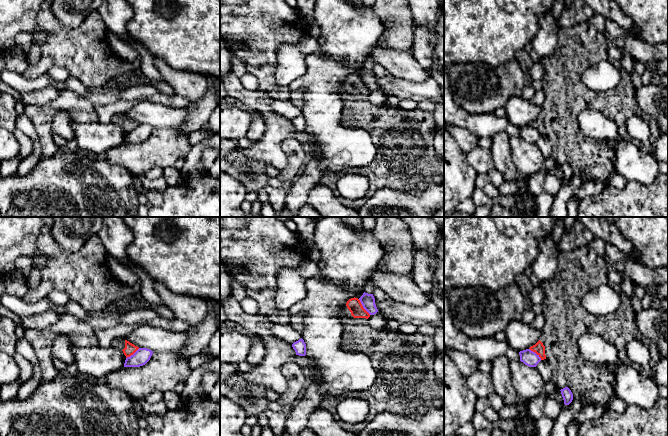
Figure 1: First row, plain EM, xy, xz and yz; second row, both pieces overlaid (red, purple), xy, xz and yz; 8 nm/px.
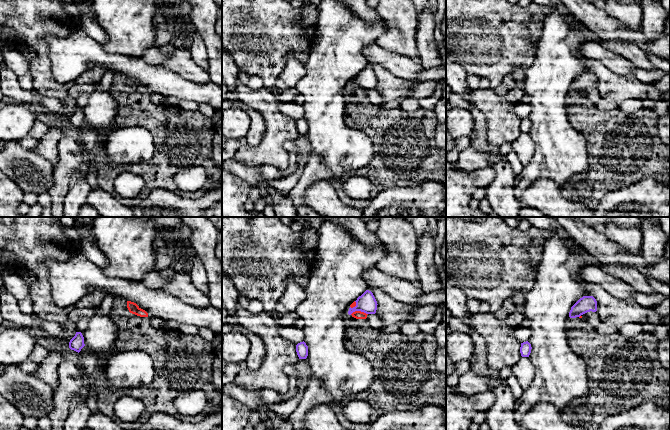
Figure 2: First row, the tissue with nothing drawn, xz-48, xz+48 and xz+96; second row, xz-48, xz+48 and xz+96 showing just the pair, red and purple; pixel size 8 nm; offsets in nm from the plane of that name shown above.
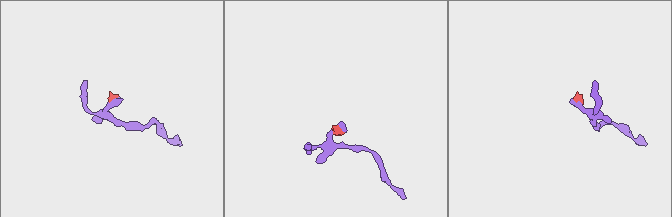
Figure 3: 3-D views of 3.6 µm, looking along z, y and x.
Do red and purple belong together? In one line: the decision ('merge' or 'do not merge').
do not merge

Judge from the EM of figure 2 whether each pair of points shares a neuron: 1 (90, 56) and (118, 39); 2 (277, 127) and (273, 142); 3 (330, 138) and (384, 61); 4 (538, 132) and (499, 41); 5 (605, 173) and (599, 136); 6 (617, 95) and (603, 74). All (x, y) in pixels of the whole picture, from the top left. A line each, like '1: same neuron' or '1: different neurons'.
1: different neurons
2: same neuron
3: different neurons
4: different neurons
5: same neuron
6: same neuron

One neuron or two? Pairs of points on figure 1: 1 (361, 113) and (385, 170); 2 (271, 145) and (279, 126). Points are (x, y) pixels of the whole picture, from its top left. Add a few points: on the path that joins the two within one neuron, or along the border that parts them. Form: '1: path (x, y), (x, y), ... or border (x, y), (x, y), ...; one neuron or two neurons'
1: path (375, 127), (391, 143), (390, 156); one neuron
2: path (271, 140), (277, 131); one neuron

